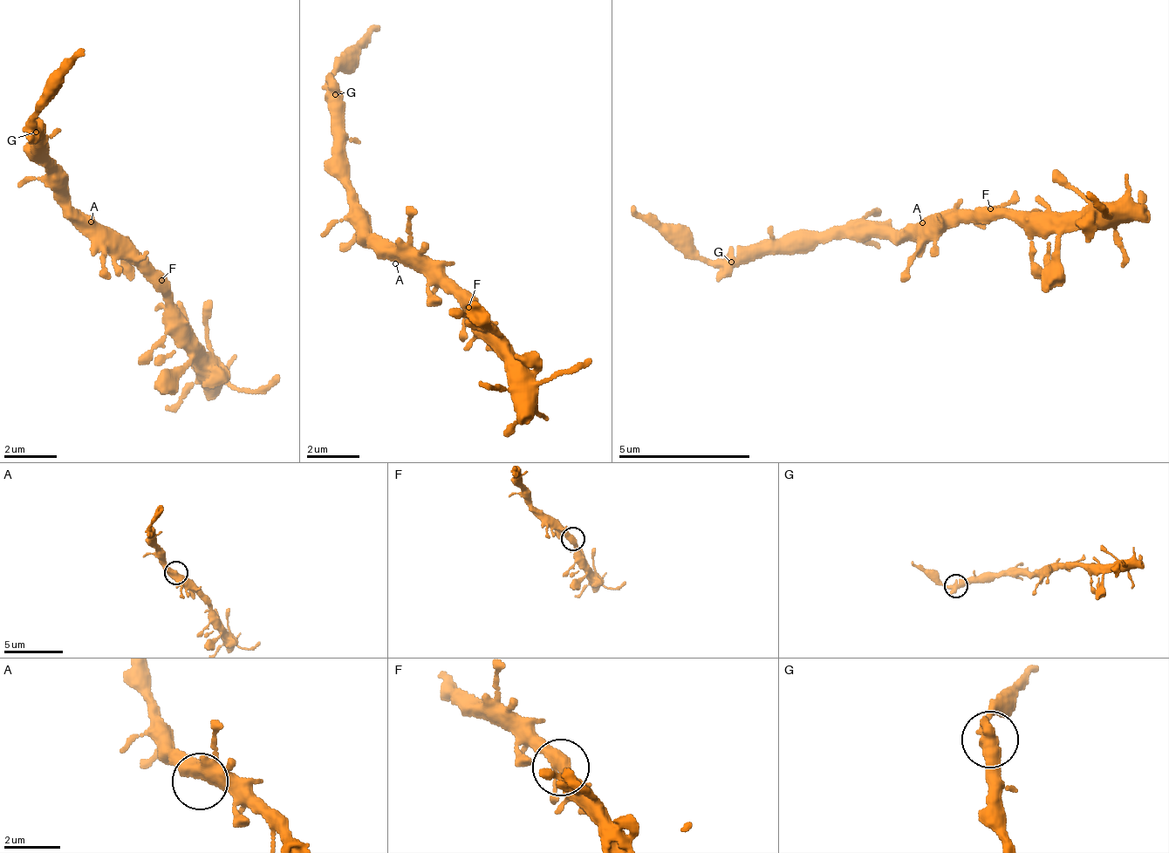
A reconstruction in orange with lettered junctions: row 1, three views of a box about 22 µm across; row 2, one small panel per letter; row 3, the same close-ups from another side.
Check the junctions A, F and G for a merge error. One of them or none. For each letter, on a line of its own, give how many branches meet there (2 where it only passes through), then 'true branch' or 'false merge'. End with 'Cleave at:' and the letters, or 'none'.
A: 2 branches meet; true branch
F: 3 branches meet; true branch
G: 2 branches meet; true branch
Cleave at: none

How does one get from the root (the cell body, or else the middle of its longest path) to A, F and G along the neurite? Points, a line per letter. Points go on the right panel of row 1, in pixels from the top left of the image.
A: (909, 234), (922, 222)
F: (909, 234), (916, 234), (956, 214), (977, 215), (990, 208)
G: (909, 234), (902, 237), (882, 230), (862, 230), (842, 240), (796, 239), (789, 249), (742, 248), (729, 262)

